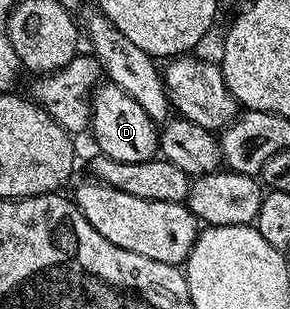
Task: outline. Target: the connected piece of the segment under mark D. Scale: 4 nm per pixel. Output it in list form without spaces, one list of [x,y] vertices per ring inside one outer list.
[[[110,82],[100,83],[91,102],[90,135],[95,135],[98,151],[117,162],[145,162],[156,159],[159,151],[159,128],[121,87]]]

